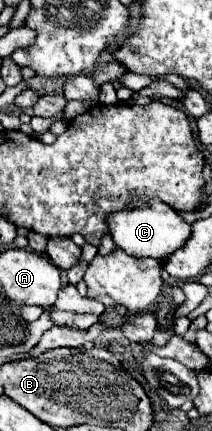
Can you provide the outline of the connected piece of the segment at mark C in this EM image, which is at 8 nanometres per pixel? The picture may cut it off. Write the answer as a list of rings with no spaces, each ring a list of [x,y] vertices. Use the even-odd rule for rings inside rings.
[[[148,201],[146,207],[120,209],[116,213],[110,213],[106,223],[116,247],[134,257],[160,259],[164,255],[170,255],[176,249],[180,249],[180,245],[184,245],[192,233],[190,225],[180,215],[176,215],[176,211],[170,205],[164,205],[160,201]]]

